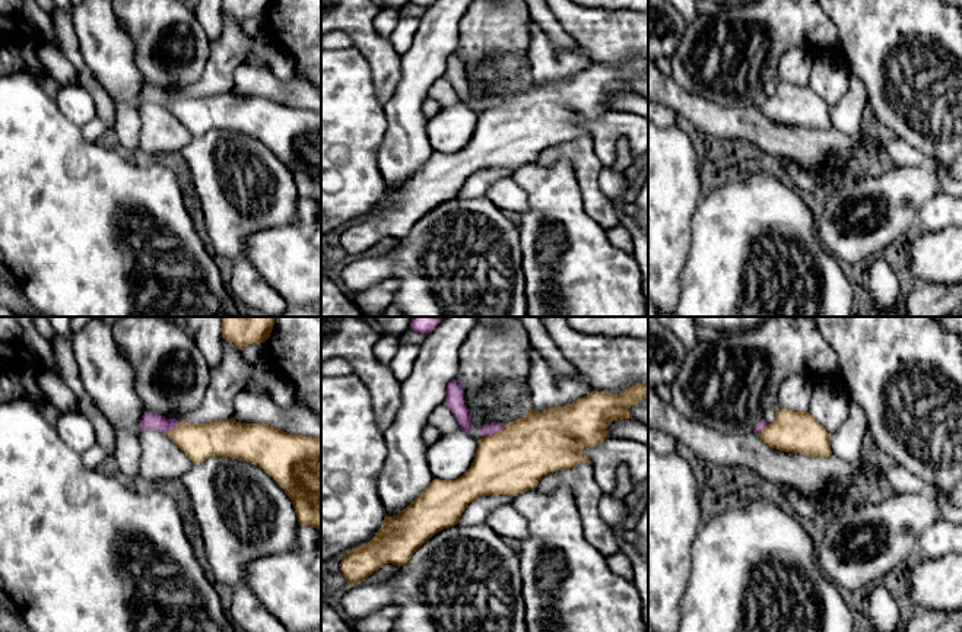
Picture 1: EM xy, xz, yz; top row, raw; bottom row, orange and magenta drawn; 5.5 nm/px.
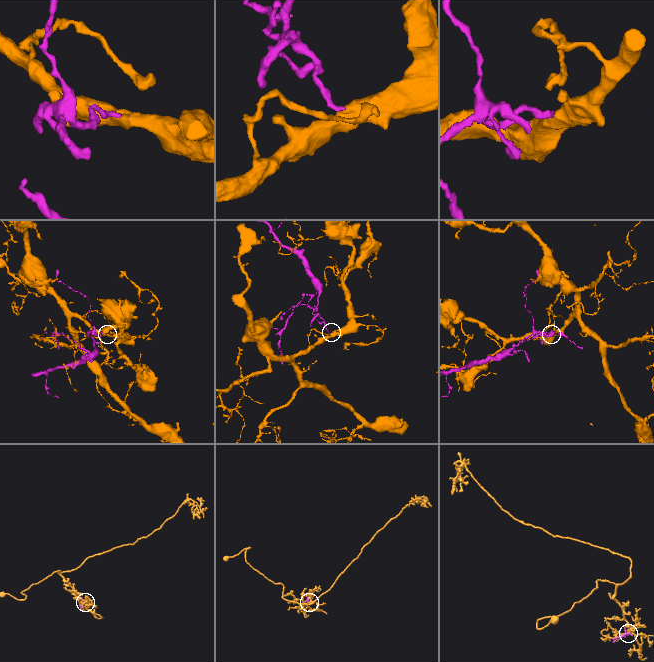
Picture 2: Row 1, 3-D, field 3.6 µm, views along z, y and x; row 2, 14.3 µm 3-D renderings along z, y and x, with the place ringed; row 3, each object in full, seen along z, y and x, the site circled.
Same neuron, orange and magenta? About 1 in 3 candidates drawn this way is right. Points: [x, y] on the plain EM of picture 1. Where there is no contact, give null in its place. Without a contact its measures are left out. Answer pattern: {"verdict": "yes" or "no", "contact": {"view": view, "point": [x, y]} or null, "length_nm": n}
{"verdict": "no", "contact": {"view": "xz", "point": [495, 107]}, "length_nm": 130}

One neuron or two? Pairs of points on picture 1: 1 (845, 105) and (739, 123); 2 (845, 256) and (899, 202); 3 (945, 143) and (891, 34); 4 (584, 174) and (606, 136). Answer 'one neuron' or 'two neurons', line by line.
1: two neurons
2: one neuron
3: one neuron
4: two neurons

